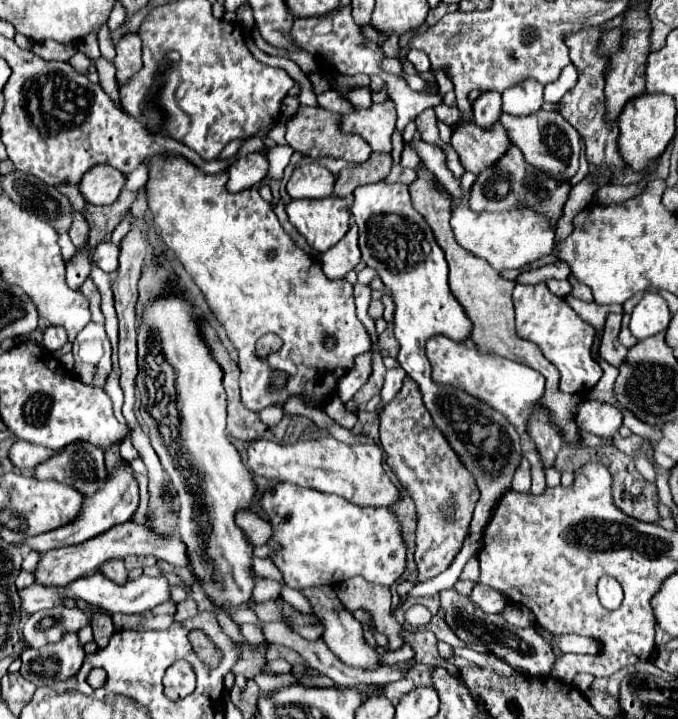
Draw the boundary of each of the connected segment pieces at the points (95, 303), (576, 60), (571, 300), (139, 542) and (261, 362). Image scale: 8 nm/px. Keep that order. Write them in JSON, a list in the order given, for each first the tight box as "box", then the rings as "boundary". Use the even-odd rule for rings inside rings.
[{"box":[80,278,102,324],"boundary":[[[90,278],[80,286],[80,294],[84,294],[90,300],[90,312],[92,312],[92,320],[102,324],[102,312],[100,312],[100,294],[96,290],[96,286],[90,282]]]},{"box":[558,26,622,174],"boundary":[[[602,26],[582,28],[566,36],[566,46],[570,50],[570,60],[578,68],[578,84],[566,92],[558,102],[558,112],[580,132],[586,144],[586,158],[590,164],[608,164],[612,174],[622,166],[622,156],[618,152],[618,124],[606,120],[606,98],[604,98],[604,70],[608,66],[608,58],[598,54],[600,38],[604,30]]]},{"box":[564,296,623,332],"boundary":[[[566,296],[564,298],[586,322],[590,322],[598,332],[600,330],[604,330],[604,322],[606,322],[606,316],[612,313],[623,313],[623,307],[620,304],[606,304],[606,306],[602,306],[602,304],[596,304],[596,302],[580,302],[580,300],[576,300],[574,296]]]},{"box":[34,522,186,586],"boundary":[[[124,522],[124,524],[110,528],[106,534],[92,538],[90,542],[82,542],[78,546],[66,546],[66,548],[58,548],[58,550],[50,550],[42,554],[36,566],[34,578],[42,586],[66,586],[74,578],[80,578],[82,574],[96,570],[100,564],[104,564],[110,558],[126,558],[132,554],[144,554],[144,556],[152,554],[174,566],[186,566],[186,548],[182,546],[180,538],[170,538],[170,542],[166,542],[166,538],[160,540],[156,534],[150,534],[150,526]]]},{"box":[142,156,372,412],"boundary":[[[152,156],[142,164],[148,168],[148,208],[154,216],[154,226],[162,242],[184,264],[196,286],[206,296],[218,322],[226,328],[228,338],[238,348],[242,404],[252,412],[260,412],[270,404],[282,406],[292,394],[298,394],[302,400],[328,400],[336,392],[338,380],[354,366],[354,358],[372,348],[368,330],[356,316],[354,286],[348,280],[330,280],[324,276],[320,262],[300,250],[284,232],[272,206],[258,194],[258,188],[230,194],[226,190],[226,172],[204,174],[184,156]],[[268,332],[282,338],[282,348],[266,358],[258,358],[256,342]],[[326,338],[334,340],[330,350],[326,348]],[[272,370],[280,370],[288,376],[282,388],[274,388]]]}]

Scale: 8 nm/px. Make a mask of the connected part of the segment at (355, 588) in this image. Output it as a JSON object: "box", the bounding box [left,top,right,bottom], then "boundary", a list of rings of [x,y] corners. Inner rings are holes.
{"box":[336,576,406,651],"boundary":[[[354,576],[336,586],[336,594],[348,610],[354,610],[356,606],[368,608],[372,612],[375,630],[388,637],[388,650],[395,651],[404,645],[402,634],[406,629],[396,622],[392,614],[392,596],[388,586],[380,586],[364,580],[362,576]]]}

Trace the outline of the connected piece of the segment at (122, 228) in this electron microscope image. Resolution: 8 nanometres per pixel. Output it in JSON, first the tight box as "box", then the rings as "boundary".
{"box":[112,216,132,246],"boundary":[[[126,216],[126,218],[116,226],[116,230],[112,232],[112,242],[116,242],[116,246],[120,246],[120,240],[128,234],[128,230],[130,230],[130,222],[132,222],[132,218]]]}

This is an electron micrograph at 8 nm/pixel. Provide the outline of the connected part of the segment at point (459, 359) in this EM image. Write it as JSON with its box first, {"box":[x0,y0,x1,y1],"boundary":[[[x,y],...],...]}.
{"box":[426,338,544,436],"boundary":[[[432,338],[432,342],[426,344],[426,352],[432,364],[436,382],[458,386],[468,394],[482,398],[482,402],[506,414],[508,422],[514,424],[522,436],[526,434],[526,422],[530,414],[536,410],[536,400],[542,398],[544,394],[542,374],[538,374],[536,370],[524,364],[518,364],[506,358],[494,358],[494,354],[478,354],[472,340],[458,344],[458,342],[450,342],[450,338]]]}

